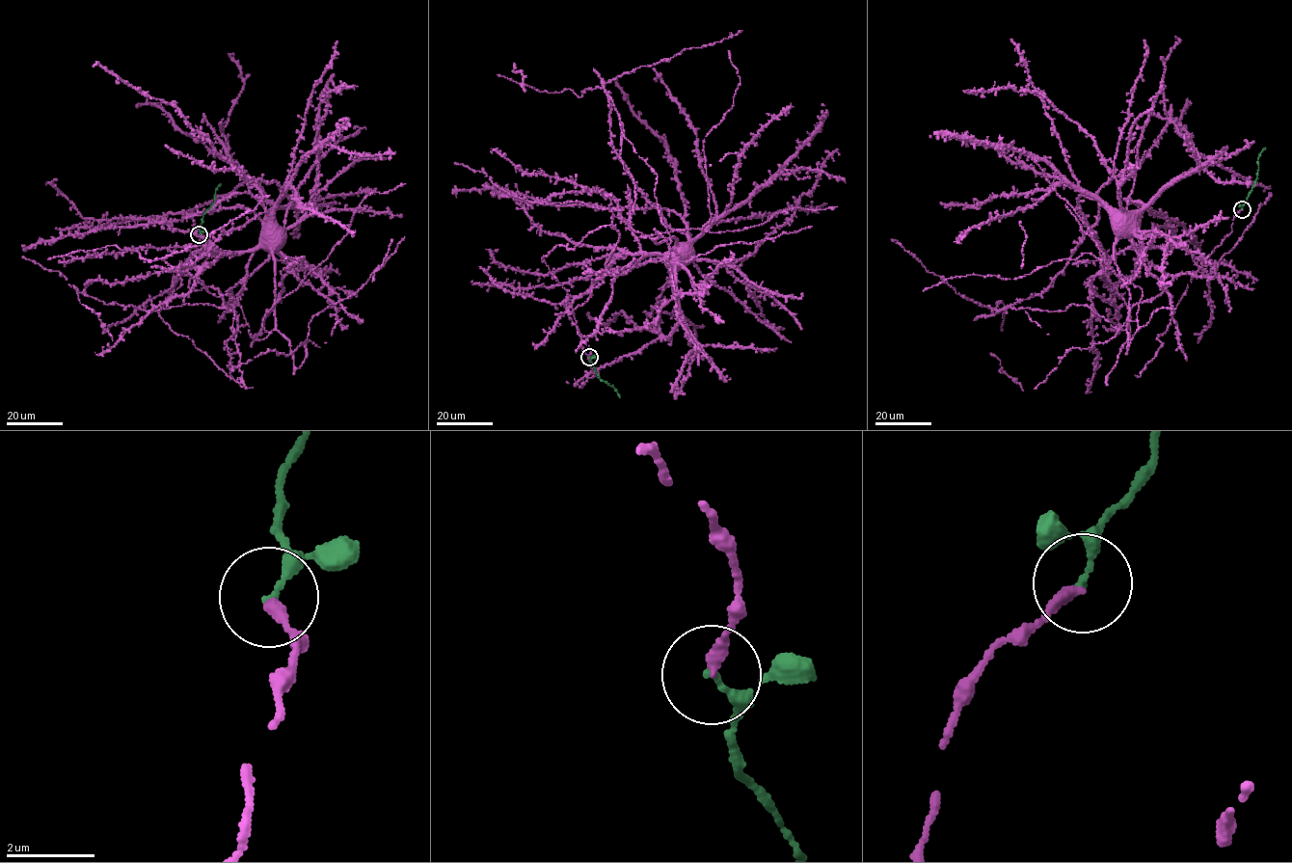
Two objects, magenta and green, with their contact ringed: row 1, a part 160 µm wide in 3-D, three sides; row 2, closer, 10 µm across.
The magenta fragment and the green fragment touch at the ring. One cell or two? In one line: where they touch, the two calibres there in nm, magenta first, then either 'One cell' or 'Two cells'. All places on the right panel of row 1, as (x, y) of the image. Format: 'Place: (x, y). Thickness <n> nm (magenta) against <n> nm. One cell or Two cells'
Place: (1242, 209). Thickness 260 nm (magenta) against 180 nm. One cell

